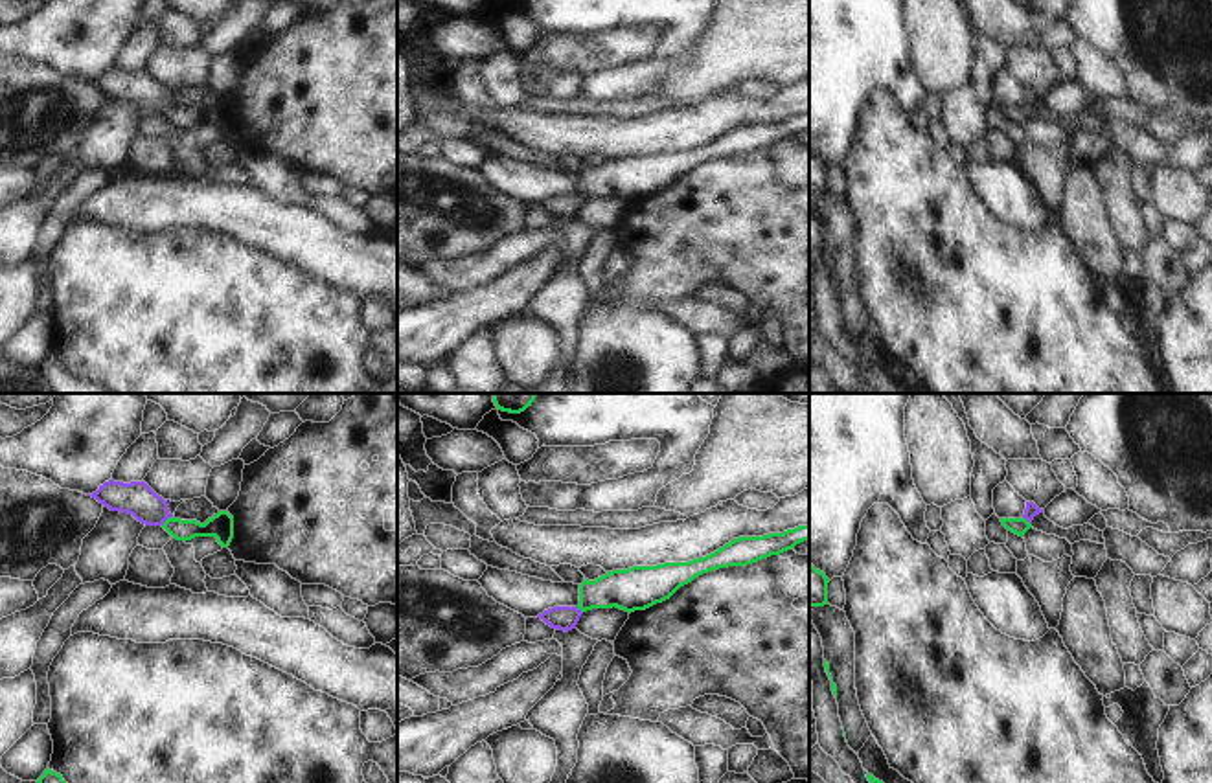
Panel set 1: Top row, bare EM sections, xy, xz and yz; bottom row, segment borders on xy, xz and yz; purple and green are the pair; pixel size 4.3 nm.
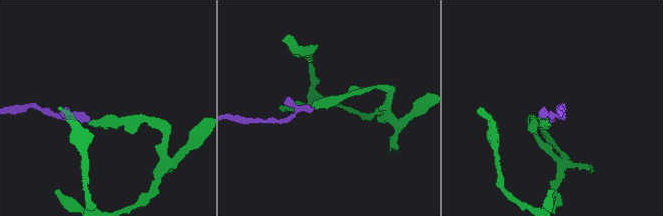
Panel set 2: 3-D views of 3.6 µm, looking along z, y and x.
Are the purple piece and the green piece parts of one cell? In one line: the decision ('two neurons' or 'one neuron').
one neuron

